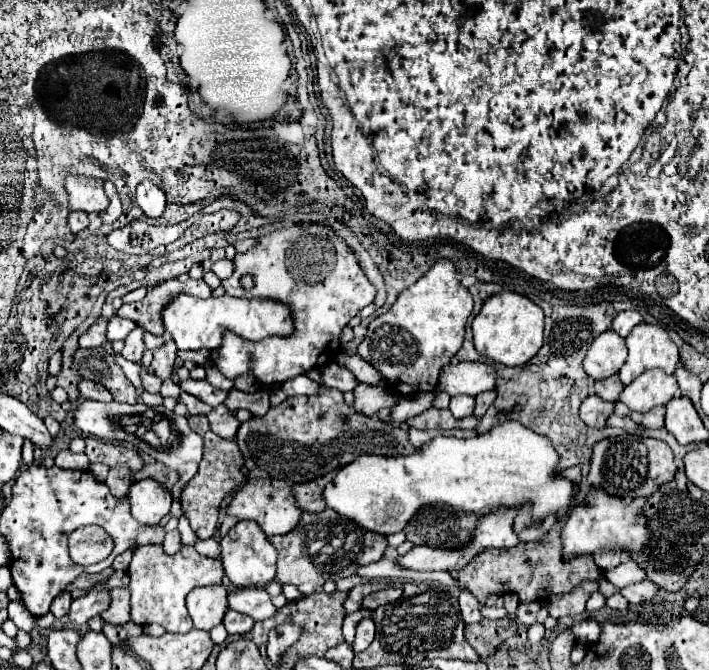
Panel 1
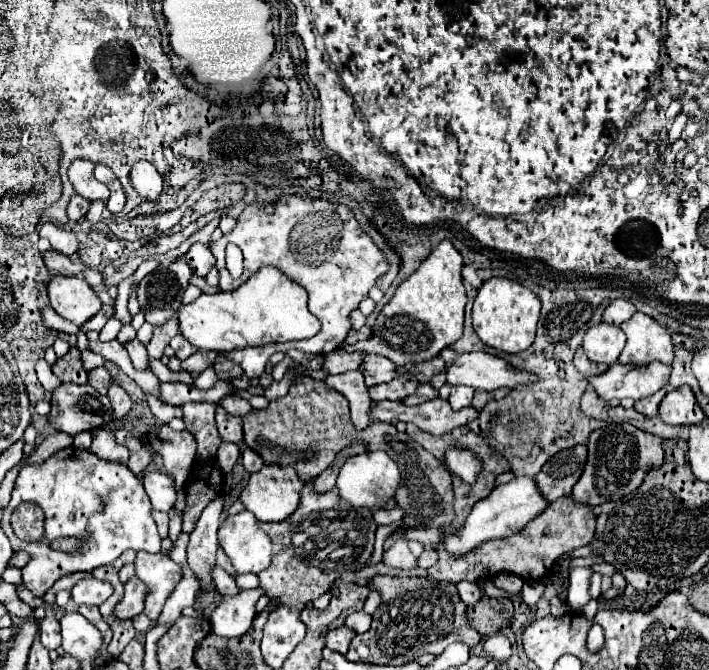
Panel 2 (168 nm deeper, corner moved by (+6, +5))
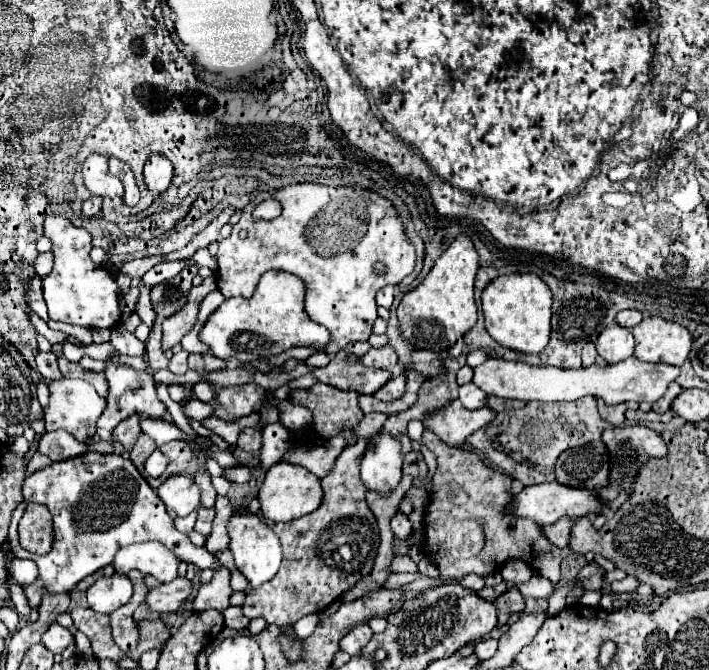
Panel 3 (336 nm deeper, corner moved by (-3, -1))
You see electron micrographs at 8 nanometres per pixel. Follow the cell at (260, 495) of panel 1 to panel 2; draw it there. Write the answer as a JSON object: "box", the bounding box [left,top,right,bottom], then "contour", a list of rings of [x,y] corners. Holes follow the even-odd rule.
{"box":[240,465,304,523],"contour":[[[264,465],[260,471],[250,475],[246,487],[240,493],[240,501],[250,513],[254,513],[258,521],[278,523],[288,519],[296,511],[302,487],[304,481],[296,479],[296,473],[292,473],[292,469],[280,469],[278,465]]]}

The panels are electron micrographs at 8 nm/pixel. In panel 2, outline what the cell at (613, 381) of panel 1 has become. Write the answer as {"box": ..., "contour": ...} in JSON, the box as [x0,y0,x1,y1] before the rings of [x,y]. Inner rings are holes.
{"box":[574,351,602,377],"contour":[[[580,351],[578,355],[574,355],[574,365],[576,369],[584,375],[584,377],[592,377],[592,375],[598,375],[602,373],[602,367],[598,363],[592,363],[584,351]]]}

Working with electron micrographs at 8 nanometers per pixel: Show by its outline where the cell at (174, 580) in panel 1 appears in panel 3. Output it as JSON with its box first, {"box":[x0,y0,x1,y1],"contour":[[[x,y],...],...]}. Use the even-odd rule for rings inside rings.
{"box":[113,541,179,583],"contour":[[[157,541],[123,547],[121,551],[117,551],[113,563],[117,573],[129,573],[131,569],[139,569],[145,575],[153,575],[161,583],[173,581],[179,567],[177,555]]]}

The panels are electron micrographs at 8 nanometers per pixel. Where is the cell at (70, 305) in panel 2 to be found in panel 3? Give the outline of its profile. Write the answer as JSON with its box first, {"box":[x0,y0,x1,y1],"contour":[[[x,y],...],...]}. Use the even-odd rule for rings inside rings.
{"box":[43,215,121,329],"contour":[[[47,215],[43,221],[43,235],[51,239],[51,251],[53,251],[53,271],[43,279],[43,297],[49,309],[49,319],[53,321],[65,321],[73,325],[85,325],[89,329],[97,327],[115,327],[121,321],[121,309],[119,309],[119,297],[121,289],[115,281],[115,277],[103,269],[97,267],[91,257],[91,235],[83,227],[75,227],[67,217],[63,215]]]}

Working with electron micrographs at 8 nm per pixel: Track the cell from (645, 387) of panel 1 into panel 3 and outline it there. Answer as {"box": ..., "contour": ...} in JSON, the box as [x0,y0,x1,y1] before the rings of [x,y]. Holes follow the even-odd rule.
{"box":[473,357,679,405],"contour":[[[629,357],[615,365],[591,365],[579,369],[559,369],[559,367],[537,367],[521,361],[505,361],[505,359],[487,359],[483,365],[475,367],[473,383],[481,387],[489,395],[505,397],[505,399],[521,399],[521,401],[575,401],[585,395],[593,395],[603,399],[609,405],[625,403],[625,401],[647,401],[655,403],[663,391],[675,381],[679,375],[679,367],[665,363],[643,363],[637,357]]]}

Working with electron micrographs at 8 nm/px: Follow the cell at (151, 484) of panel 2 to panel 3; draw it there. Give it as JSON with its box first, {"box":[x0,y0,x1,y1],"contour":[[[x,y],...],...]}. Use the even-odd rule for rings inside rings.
{"box":[157,475,201,517],"contour":[[[173,475],[157,489],[161,501],[177,517],[185,517],[201,505],[201,491],[189,475]]]}

